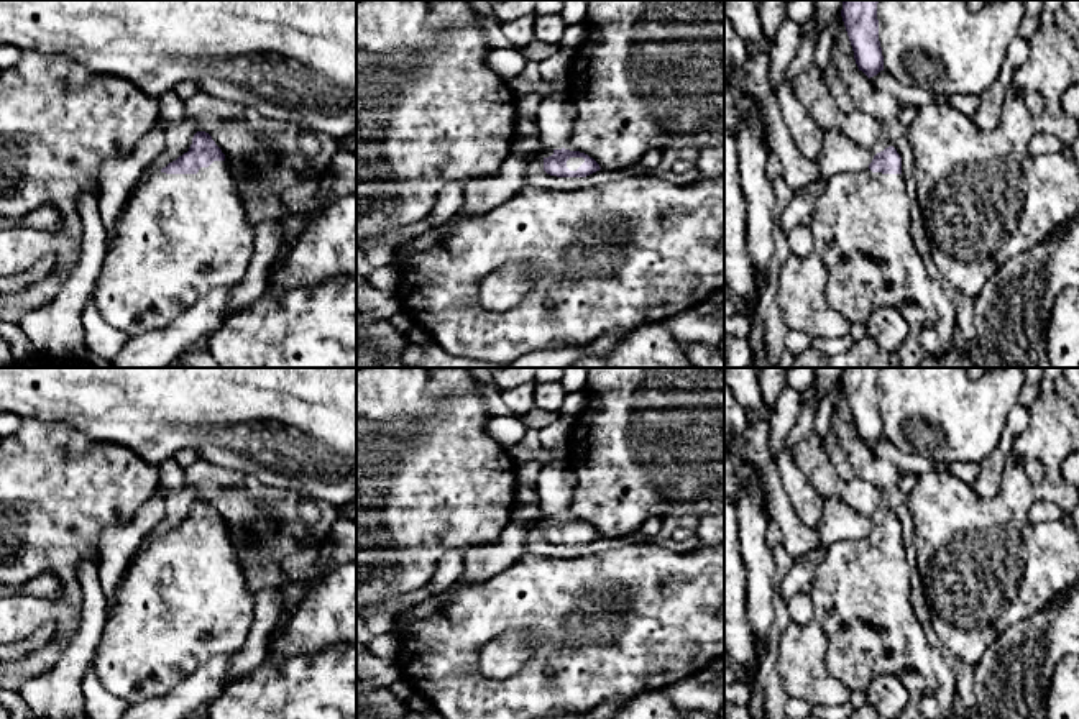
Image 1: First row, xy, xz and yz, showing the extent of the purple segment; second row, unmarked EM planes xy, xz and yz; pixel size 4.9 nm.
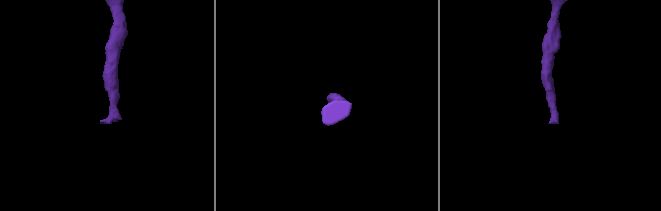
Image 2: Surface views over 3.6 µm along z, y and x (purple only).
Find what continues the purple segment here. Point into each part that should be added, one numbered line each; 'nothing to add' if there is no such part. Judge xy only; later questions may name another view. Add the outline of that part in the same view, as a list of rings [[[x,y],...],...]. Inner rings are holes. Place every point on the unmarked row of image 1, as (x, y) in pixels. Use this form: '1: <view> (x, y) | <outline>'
1: xy (178, 604) | [[[214,529],[197,542],[145,540],[120,573],[115,604],[110,607],[95,650],[95,671],[102,685],[128,704],[166,696],[200,665],[218,653],[238,652],[255,622],[255,591],[241,571],[243,556],[227,529]]]

